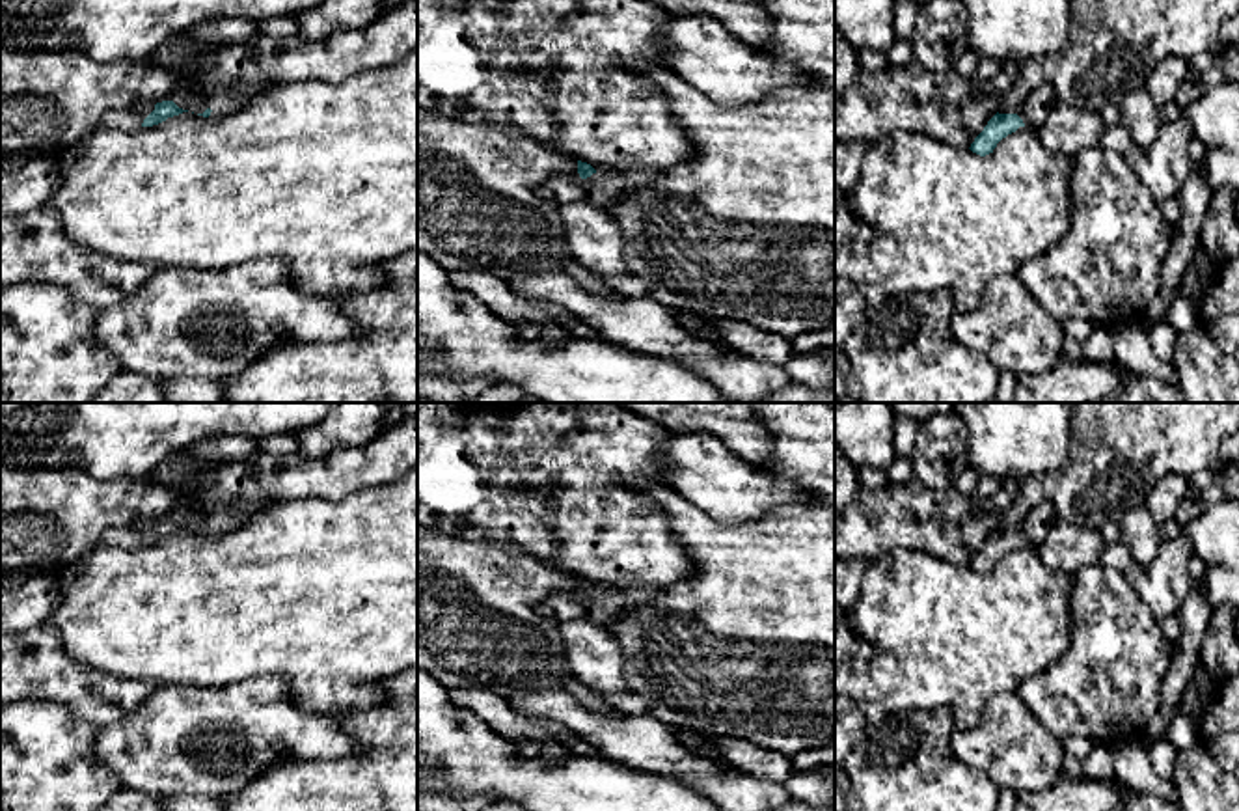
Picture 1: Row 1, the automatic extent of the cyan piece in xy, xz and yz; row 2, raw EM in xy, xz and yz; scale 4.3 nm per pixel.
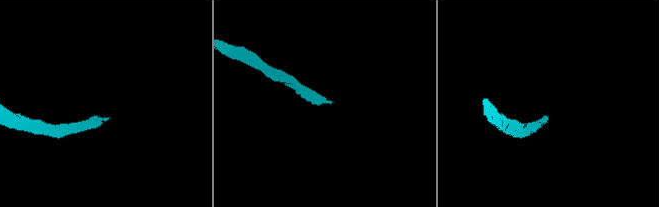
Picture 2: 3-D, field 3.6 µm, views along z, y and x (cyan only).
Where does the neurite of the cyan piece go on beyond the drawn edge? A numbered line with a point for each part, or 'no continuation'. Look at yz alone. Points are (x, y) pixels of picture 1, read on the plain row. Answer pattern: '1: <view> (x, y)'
1: yz (1034, 528)

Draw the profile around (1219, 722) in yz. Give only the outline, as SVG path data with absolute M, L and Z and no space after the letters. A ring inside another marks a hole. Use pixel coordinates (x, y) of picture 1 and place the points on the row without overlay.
M1239 673L1215 680L1196 723L1217 764L1239 779Z

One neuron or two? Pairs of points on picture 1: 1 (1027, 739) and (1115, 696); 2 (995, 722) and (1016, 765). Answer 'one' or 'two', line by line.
1: two
2: one

